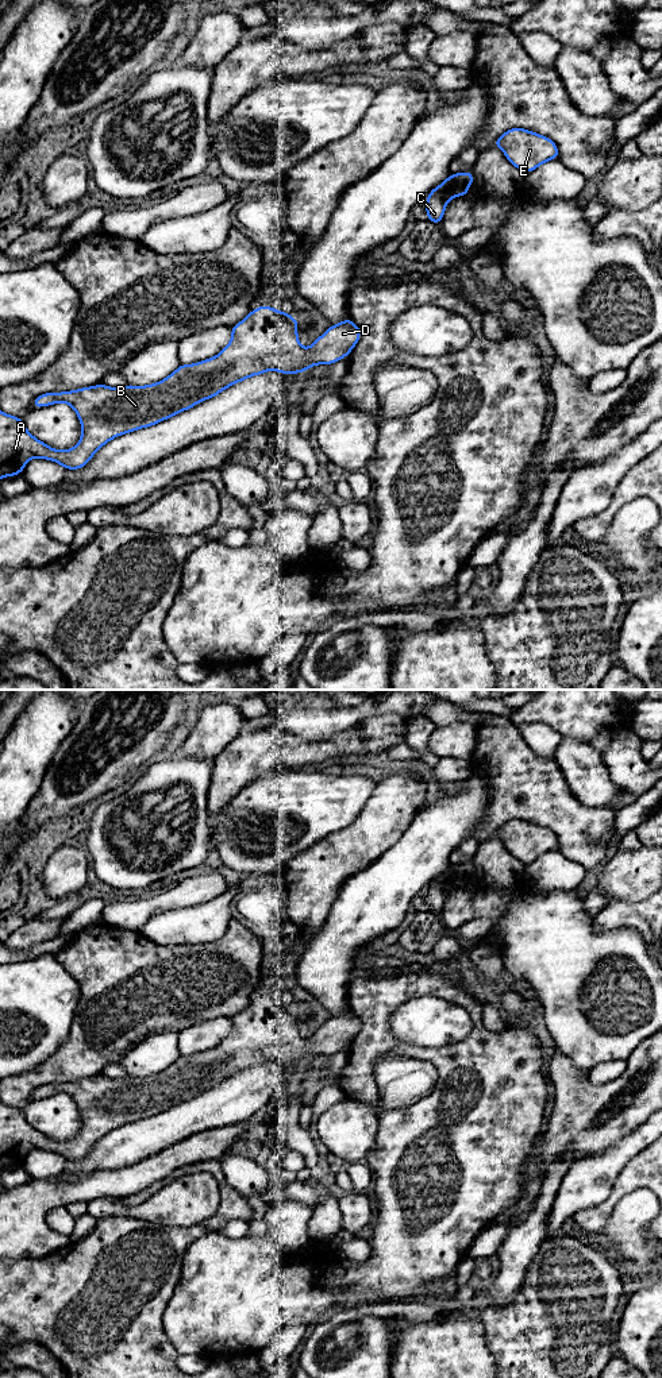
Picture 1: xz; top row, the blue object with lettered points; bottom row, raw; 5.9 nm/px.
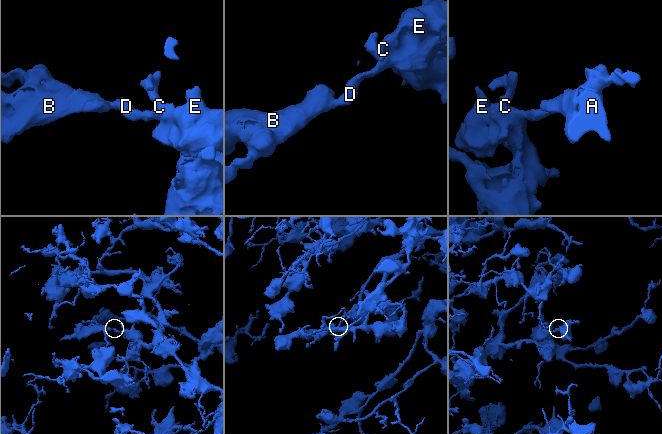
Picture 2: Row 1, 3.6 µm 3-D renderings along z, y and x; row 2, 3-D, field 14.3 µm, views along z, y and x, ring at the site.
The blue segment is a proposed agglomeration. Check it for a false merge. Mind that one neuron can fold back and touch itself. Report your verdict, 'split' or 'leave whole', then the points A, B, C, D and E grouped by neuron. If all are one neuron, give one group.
leave whole; A B C D E

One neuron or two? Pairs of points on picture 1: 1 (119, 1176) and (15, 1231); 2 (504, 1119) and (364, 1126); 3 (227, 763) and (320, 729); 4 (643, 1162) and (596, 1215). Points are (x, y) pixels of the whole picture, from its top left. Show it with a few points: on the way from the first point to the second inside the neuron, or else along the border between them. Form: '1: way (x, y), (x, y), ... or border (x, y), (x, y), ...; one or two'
1: way (93, 1187), (54, 1192), (41, 1205); one
2: border (357, 1100), (376, 1114), (374, 1146), (365, 1155); two
3: border (270, 725), (308, 740), (324, 740), (331, 736); two
4: way (632, 1176), (609, 1201); one

